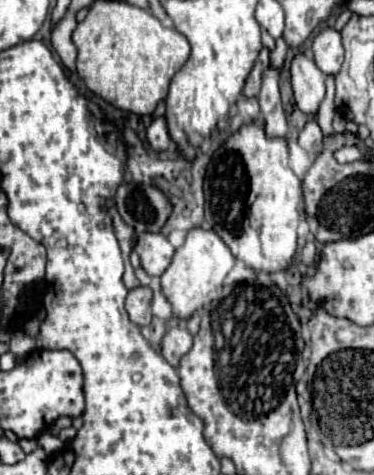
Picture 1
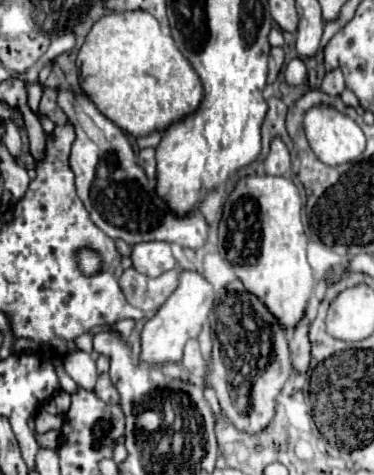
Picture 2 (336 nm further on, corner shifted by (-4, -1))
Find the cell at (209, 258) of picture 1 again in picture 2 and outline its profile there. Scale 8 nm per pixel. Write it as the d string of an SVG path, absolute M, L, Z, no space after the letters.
M184 269L178 277L176 291L166 299L166 303L156 311L156 315L146 321L142 329L142 355L140 355L142 361L146 363L180 361L186 341L190 337L198 337L212 307L214 307L214 287L198 271Z

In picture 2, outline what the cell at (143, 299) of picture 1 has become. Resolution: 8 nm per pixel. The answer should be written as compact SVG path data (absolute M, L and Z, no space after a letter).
M126 269L120 277L120 287L130 305L142 309L144 313L154 313L176 289L178 273L180 269L172 269L160 277L148 277L136 269Z

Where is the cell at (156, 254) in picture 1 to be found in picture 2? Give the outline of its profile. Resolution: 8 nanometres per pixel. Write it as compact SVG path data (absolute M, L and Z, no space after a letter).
M162 241L134 245L132 263L138 273L144 273L148 277L158 277L164 271L170 271L176 267L176 259L172 257L170 245Z

